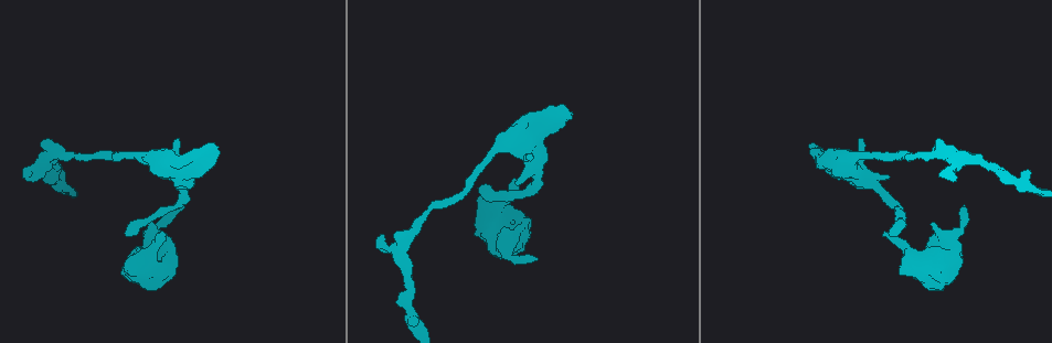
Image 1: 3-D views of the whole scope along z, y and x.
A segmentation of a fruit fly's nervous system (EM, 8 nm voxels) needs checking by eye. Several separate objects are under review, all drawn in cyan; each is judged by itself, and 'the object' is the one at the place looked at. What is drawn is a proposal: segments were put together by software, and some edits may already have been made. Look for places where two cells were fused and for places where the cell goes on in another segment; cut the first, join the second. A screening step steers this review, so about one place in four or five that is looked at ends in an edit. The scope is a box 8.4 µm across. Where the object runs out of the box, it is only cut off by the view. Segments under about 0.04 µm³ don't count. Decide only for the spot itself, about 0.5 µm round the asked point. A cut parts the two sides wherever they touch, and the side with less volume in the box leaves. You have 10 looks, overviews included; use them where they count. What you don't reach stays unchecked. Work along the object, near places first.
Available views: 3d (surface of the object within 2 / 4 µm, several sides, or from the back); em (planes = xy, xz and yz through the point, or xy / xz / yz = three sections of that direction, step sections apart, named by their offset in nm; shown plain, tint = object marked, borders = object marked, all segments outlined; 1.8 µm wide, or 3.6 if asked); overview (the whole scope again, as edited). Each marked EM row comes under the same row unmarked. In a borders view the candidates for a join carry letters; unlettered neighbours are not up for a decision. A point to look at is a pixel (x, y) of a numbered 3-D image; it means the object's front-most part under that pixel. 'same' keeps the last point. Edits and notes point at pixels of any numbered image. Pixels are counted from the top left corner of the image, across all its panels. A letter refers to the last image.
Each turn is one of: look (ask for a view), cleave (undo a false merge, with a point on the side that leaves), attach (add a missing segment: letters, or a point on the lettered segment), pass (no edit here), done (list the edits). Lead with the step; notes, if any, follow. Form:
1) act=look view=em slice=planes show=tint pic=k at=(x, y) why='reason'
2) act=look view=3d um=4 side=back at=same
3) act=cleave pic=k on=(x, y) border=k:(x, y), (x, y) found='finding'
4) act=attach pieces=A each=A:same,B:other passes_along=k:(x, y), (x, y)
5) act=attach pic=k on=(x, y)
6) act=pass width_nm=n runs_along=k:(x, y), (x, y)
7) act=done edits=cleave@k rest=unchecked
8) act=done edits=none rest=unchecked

act=look view=em um=3.6 slice=planes show=tint pic=1 at=(129, 271) why='branch stops here'

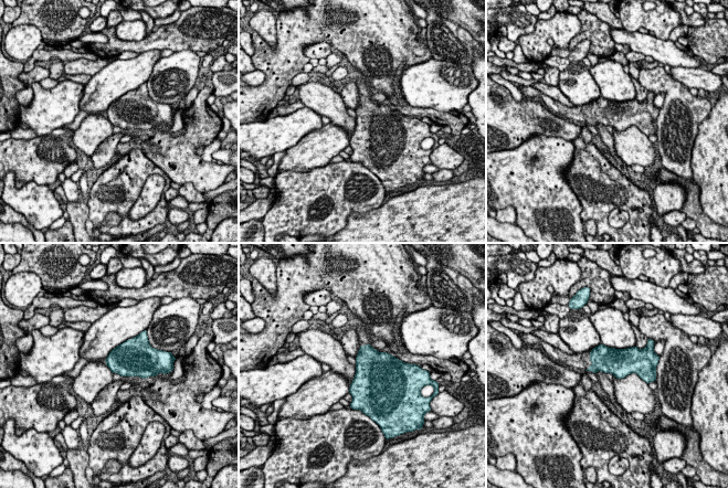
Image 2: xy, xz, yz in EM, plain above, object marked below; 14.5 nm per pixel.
act=look view=em um=3.6 slice=planes show=borders at=same

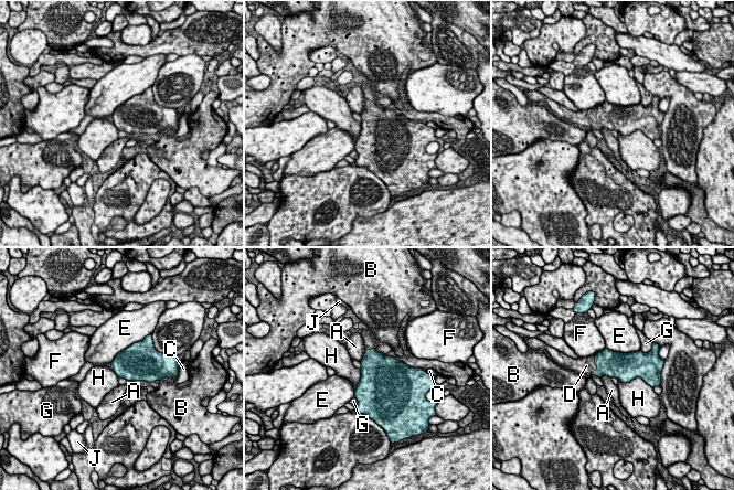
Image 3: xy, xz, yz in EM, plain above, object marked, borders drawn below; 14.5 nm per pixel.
act=attach pieces=D width_nm=420 each=A:other,B:other,C:other,D:same,E:other,F:other,G:other,H:other,J:other passes_along=3:(610, 363), (595, 365), (586, 365) found='the cell continues'

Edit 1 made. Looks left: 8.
act=look view=overview

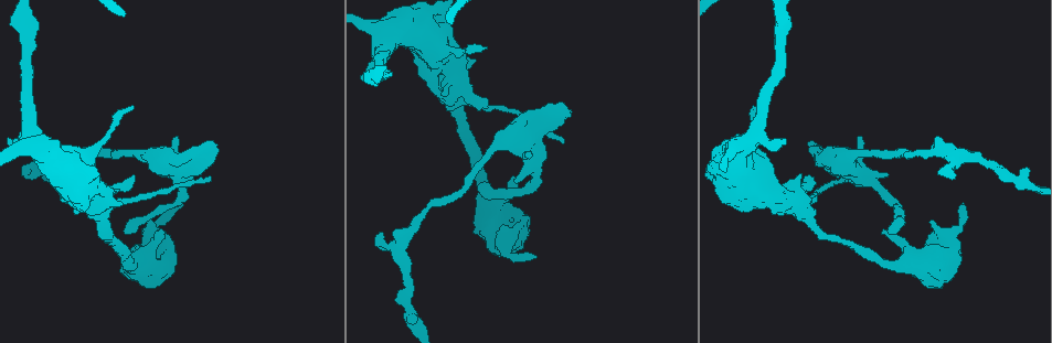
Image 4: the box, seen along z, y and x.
act=look view=3d um=2 side=back pic=4 at=(439, 79)

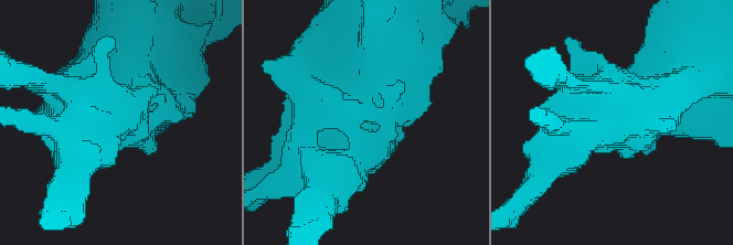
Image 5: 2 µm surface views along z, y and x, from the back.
act=look view=em slice=planes show=tint pic=5 at=(117, 114)

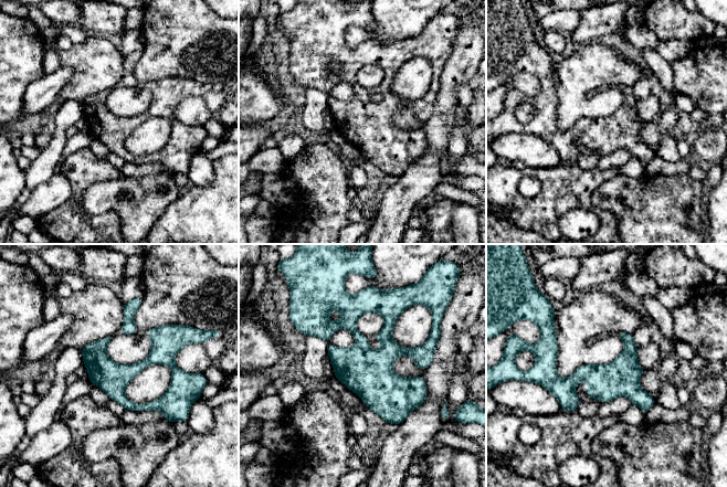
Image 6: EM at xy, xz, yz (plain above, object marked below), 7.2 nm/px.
act=look view=em slice=planes show=borders at=same

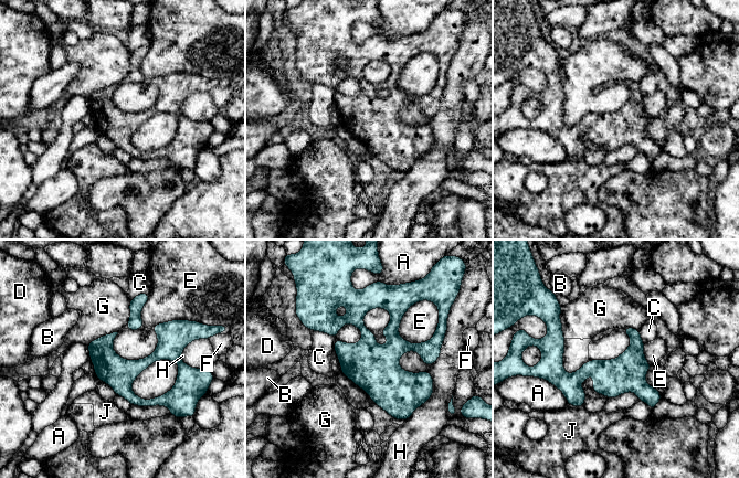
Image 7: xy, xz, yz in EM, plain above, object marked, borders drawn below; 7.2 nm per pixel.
act=pass each=A:other,B:other,C:other,D:other,E:other,F:other,G:other,H:other,J:other border=7:(310, 329), (324, 331), (335, 337) found='all the same cell'

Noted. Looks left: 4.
act=done edits=attach@3 rest=unchecked

